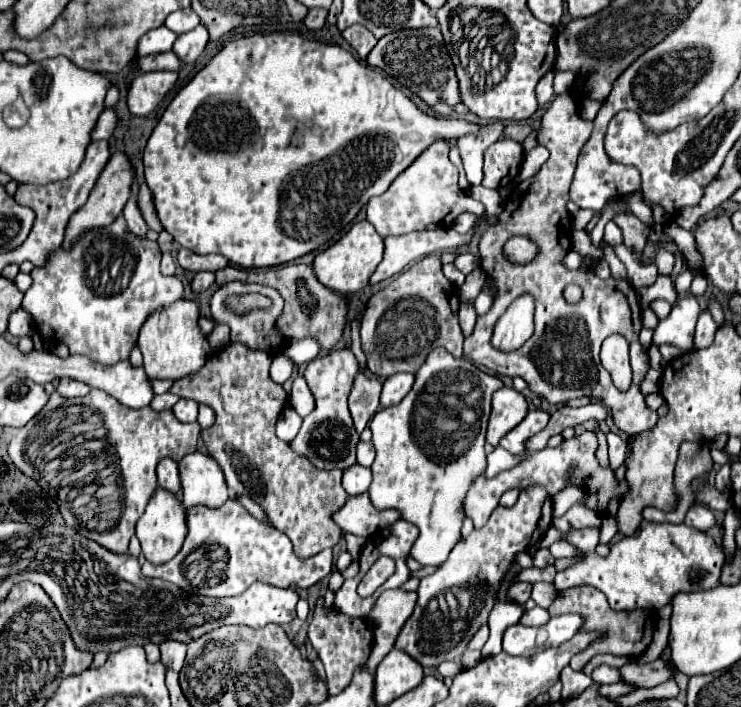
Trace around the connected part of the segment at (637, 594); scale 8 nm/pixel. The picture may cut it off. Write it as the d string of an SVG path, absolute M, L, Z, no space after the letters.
M642 521L638 533L616 541L608 557L588 551L586 559L556 573L554 585L564 591L574 585L592 585L608 597L614 611L632 611L640 607L662 609L680 591L704 591L718 585L724 565L724 551L706 533L684 523L648 523Z

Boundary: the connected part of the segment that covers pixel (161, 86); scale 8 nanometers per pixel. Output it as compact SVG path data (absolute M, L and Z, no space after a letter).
M152 71L140 73L128 91L128 109L130 113L144 117L158 107L164 95L174 87L178 75L174 71Z

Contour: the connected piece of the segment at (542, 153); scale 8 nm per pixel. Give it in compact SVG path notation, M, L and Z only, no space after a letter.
M534 147L530 151L524 153L524 161L522 161L522 167L520 167L520 175L518 179L524 181L524 179L530 179L534 173L538 173L538 169L544 165L544 161L548 159L548 151L546 147Z

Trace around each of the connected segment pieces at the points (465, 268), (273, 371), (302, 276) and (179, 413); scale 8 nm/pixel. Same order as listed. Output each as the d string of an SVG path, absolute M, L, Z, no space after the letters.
M464 253L464 255L460 255L460 257L456 259L454 265L456 265L464 275L468 275L468 273L472 273L472 271L478 267L478 257L472 255L472 253Z
M276 355L272 361L272 367L270 367L270 377L276 383L284 383L286 379L290 379L292 369L294 369L292 363L284 355Z
M288 263L280 267L270 267L270 269L258 269L252 271L252 281L270 285L280 295L284 297L284 311L276 319L276 329L280 335L288 341L298 341L304 337L314 337L320 343L320 349L330 351L342 337L346 319L348 319L348 305L350 299L346 295L338 295L334 291L328 291L318 283L314 271L310 265L298 265L298 263Z
M180 399L174 407L172 407L174 415L182 421L182 423L194 423L198 417L198 403L196 401L188 401L188 399Z

